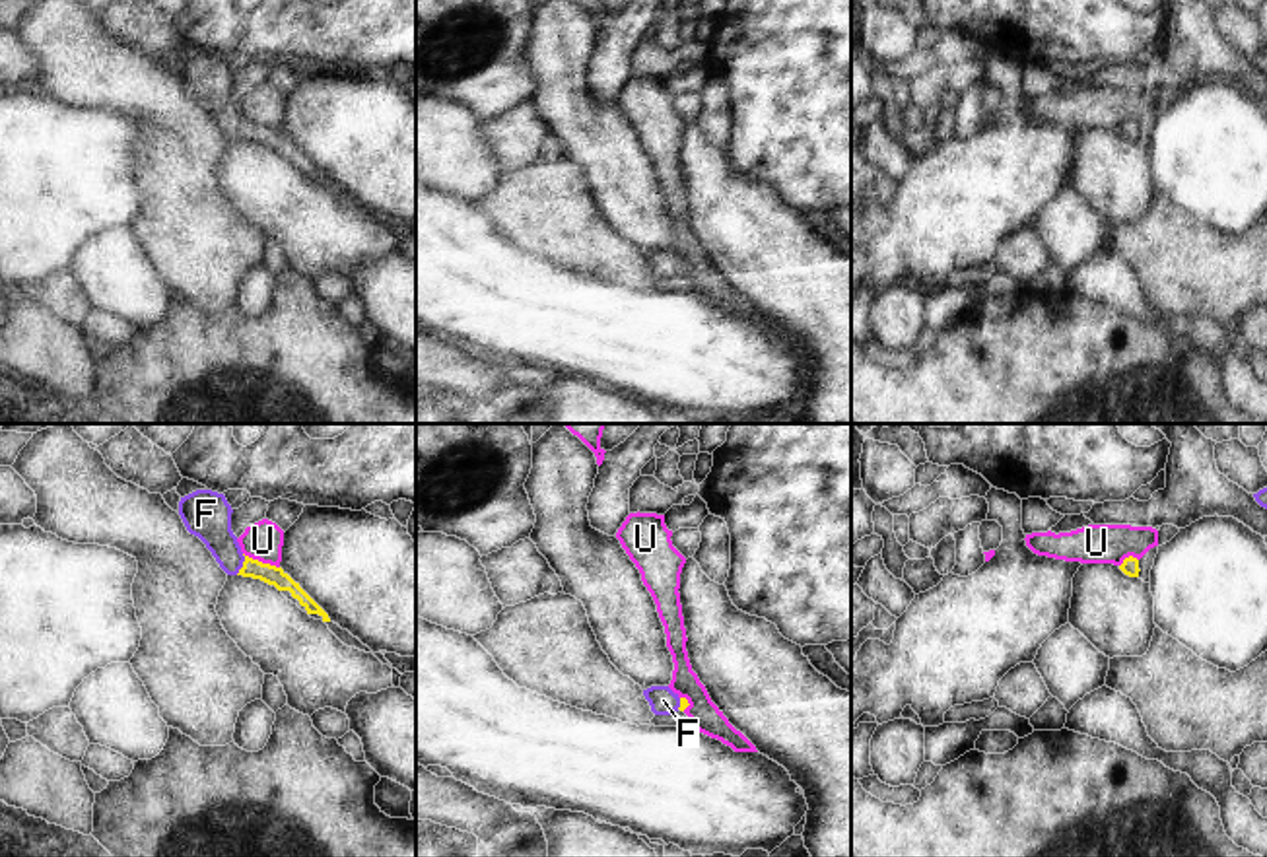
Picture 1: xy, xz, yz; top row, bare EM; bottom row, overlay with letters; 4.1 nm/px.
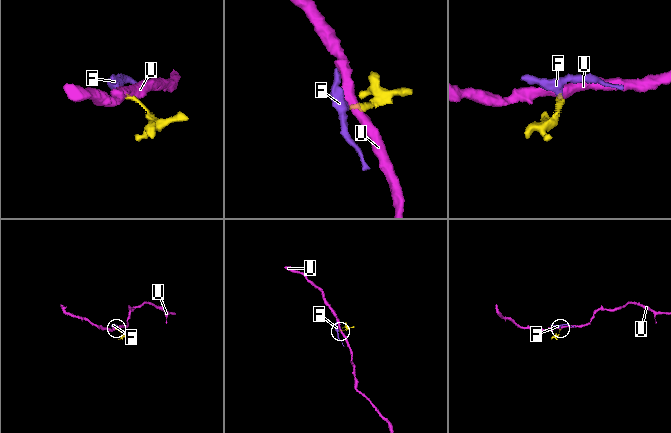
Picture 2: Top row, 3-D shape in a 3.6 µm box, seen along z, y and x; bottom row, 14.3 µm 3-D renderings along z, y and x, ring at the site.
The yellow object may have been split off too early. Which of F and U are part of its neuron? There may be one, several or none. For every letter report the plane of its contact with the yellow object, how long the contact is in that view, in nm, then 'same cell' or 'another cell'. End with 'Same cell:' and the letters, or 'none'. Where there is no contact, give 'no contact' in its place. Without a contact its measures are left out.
F: meets yellow in xy; contact 90 nm long; same cell
U: meets yellow in xy; contact 170 nm long; another cell
Same cell: F

